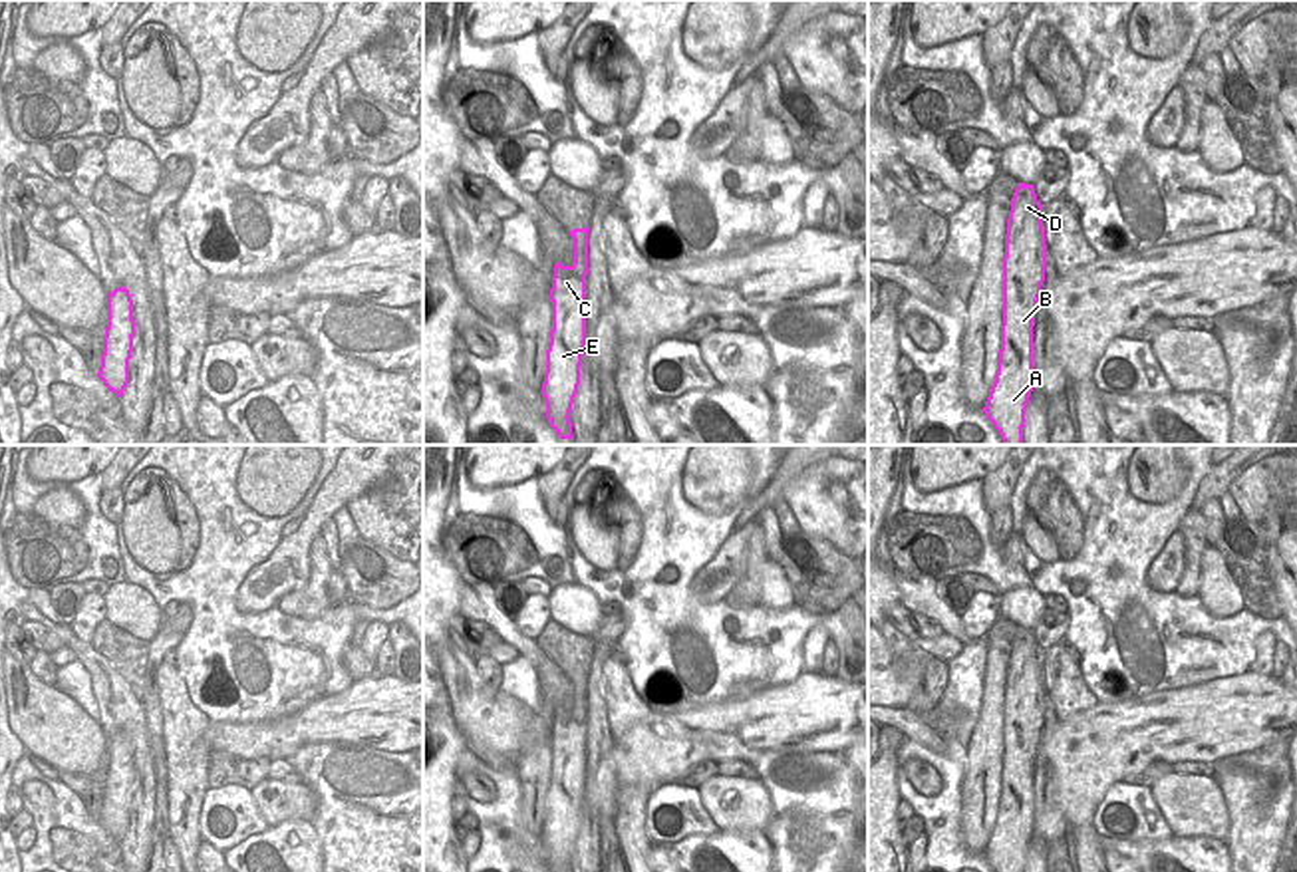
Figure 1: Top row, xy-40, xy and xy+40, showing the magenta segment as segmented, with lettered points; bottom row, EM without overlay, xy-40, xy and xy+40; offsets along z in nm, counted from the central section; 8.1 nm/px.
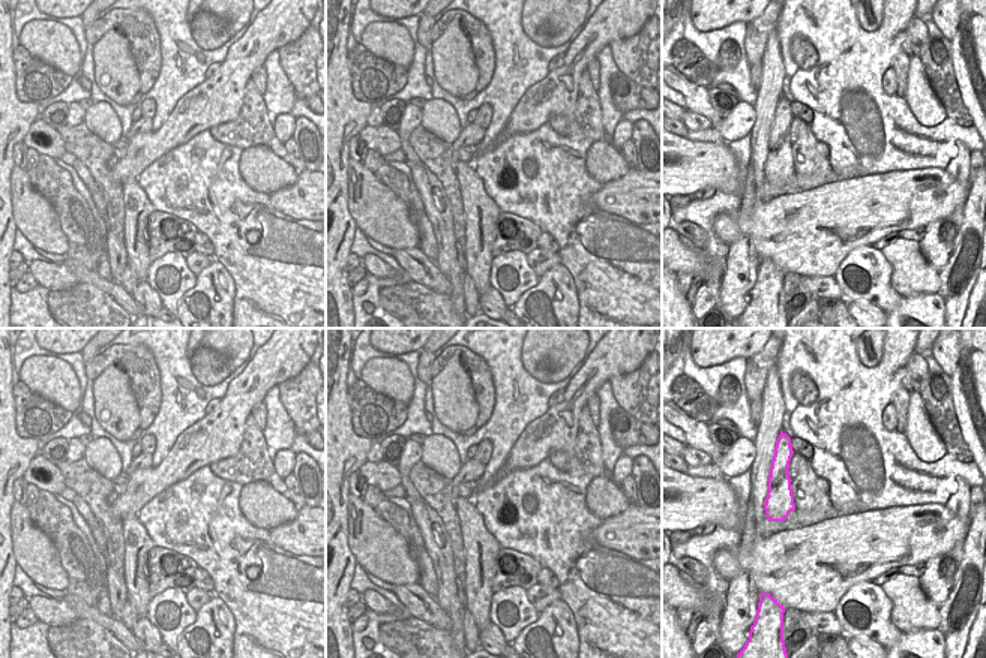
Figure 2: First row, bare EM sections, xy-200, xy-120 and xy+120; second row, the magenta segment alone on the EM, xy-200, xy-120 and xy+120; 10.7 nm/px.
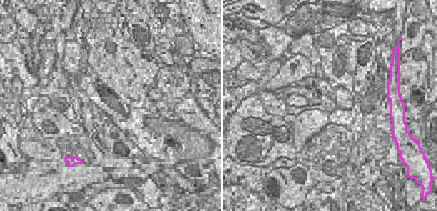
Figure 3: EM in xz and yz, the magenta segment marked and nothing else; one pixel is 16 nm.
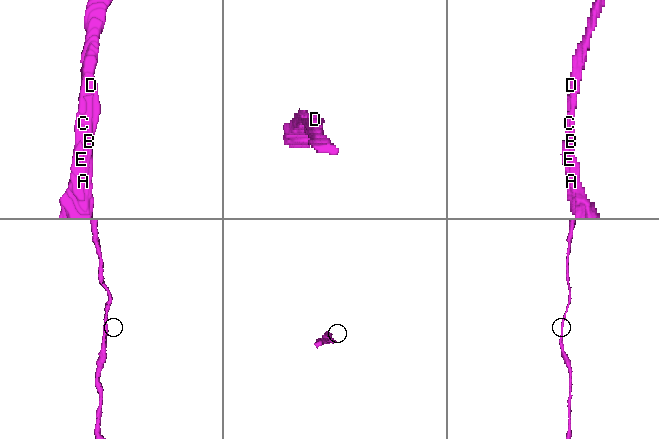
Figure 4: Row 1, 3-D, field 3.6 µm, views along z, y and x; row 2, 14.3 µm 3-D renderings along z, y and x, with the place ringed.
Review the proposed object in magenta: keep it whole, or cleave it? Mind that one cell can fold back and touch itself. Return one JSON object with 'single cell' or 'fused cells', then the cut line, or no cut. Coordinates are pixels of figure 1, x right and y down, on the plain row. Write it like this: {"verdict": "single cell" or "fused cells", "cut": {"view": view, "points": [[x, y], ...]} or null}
{"verdict": "single cell", "cut": null}

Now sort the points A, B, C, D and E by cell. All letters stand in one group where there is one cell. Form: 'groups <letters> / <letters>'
groups A B C D E

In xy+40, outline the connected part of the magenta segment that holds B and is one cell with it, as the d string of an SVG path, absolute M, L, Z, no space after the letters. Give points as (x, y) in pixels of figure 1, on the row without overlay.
M1017 628L1005 679L1001 795L983 852L993 872L1025 872L1033 836L1033 771L1045 711L1043 650L1033 630Z

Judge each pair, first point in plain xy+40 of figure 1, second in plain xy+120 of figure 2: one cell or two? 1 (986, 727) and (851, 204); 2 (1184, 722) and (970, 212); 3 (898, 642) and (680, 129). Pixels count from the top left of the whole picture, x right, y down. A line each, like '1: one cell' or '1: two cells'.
1: two cells
2: two cells
3: one cell

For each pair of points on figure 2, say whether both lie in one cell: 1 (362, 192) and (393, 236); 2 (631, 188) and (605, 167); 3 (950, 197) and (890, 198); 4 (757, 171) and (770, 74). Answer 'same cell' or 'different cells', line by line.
1: same cell
2: different cells
3: same cell
4: same cell

